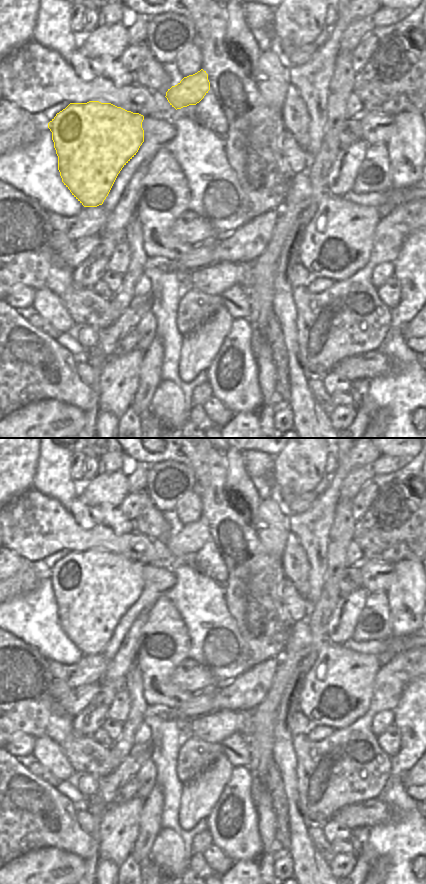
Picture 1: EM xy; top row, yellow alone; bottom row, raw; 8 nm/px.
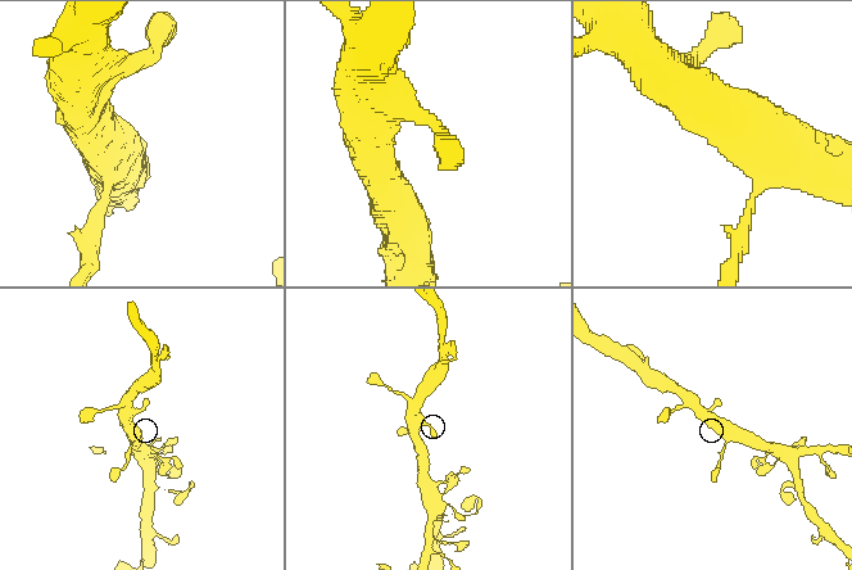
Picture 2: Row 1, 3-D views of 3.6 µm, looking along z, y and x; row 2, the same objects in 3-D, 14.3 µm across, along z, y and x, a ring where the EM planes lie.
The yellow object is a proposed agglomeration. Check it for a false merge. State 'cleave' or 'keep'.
keep

